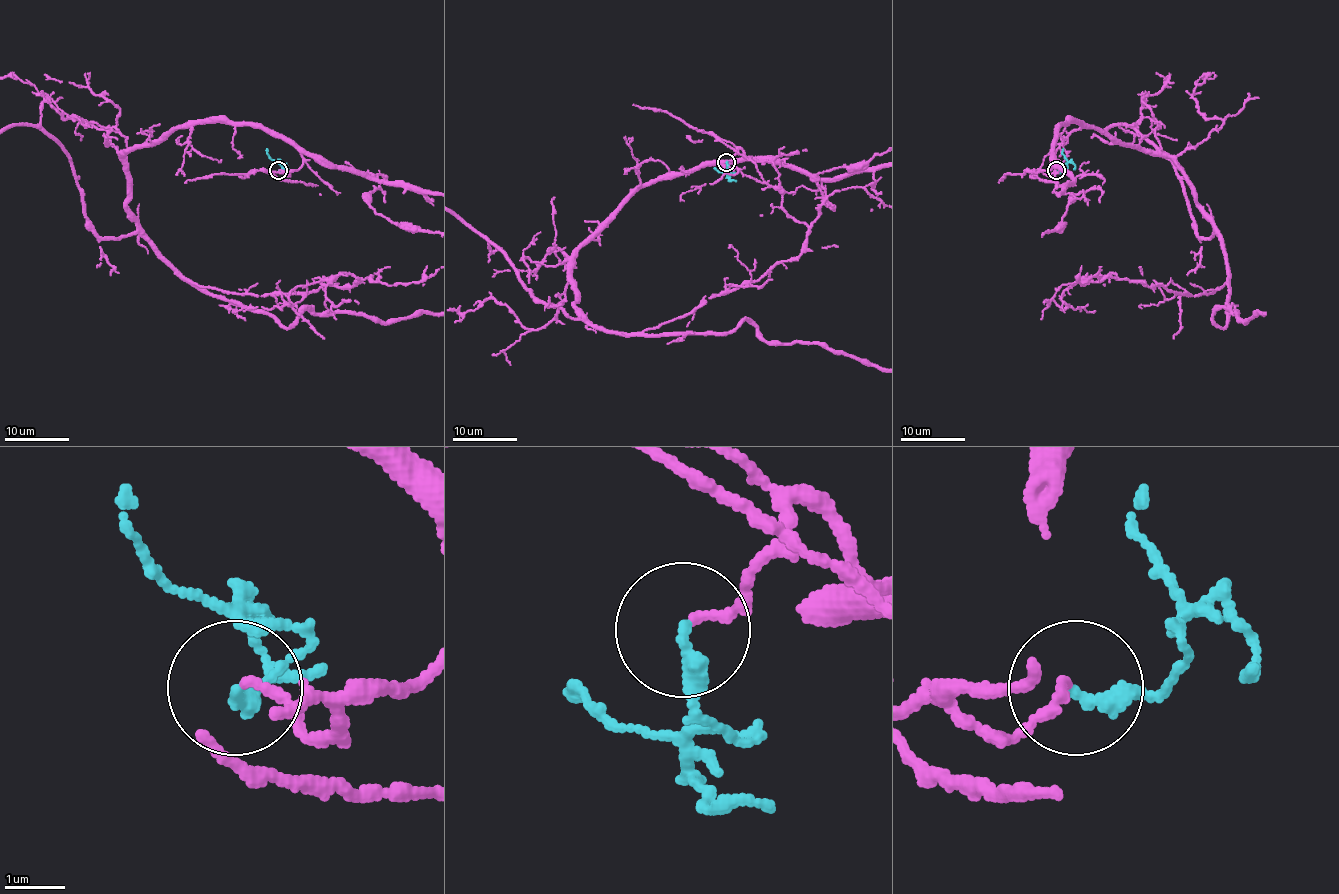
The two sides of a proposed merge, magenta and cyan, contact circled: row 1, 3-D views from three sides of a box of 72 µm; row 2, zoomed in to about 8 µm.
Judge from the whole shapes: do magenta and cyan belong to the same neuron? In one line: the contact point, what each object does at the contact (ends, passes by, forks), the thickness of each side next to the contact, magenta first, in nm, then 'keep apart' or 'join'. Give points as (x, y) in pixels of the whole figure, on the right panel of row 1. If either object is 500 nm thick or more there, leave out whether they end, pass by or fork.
(1056, 170) | magenta ends | cyan ends | 150/280 nm | join

